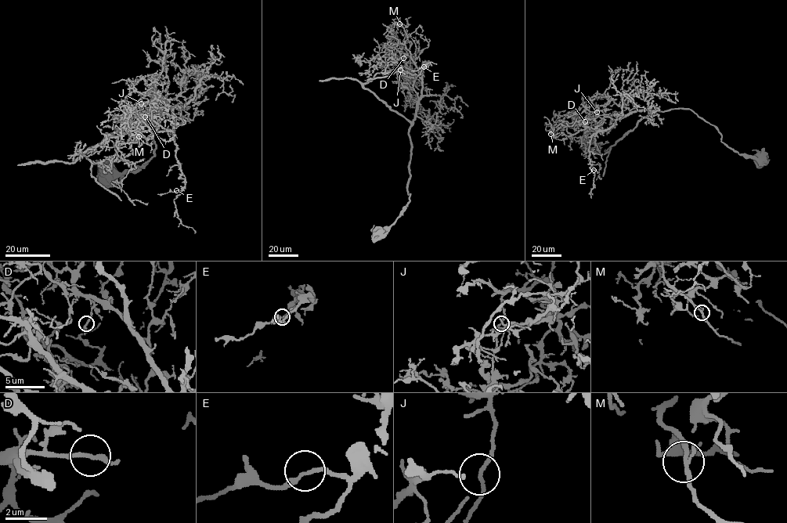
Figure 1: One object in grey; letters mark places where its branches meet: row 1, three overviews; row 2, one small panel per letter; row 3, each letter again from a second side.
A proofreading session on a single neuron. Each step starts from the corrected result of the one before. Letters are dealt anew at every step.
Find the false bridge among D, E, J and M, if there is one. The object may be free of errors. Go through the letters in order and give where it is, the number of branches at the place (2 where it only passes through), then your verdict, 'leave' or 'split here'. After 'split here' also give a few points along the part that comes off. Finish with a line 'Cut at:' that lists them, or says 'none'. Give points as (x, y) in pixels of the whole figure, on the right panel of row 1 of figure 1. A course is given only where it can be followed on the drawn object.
D: at (585, 121); 2 branches meet; leave
E: at (593, 170); 2 branches meet; leave
J: at (597, 112); 2 branches meet; split here; foreign part runs (597, 112), (597, 106), (584, 105), (557, 122), (549, 131), (551, 136), (564, 139), (564, 145)
M: at (550, 134); 2 branches meet; leave
Cut at: J

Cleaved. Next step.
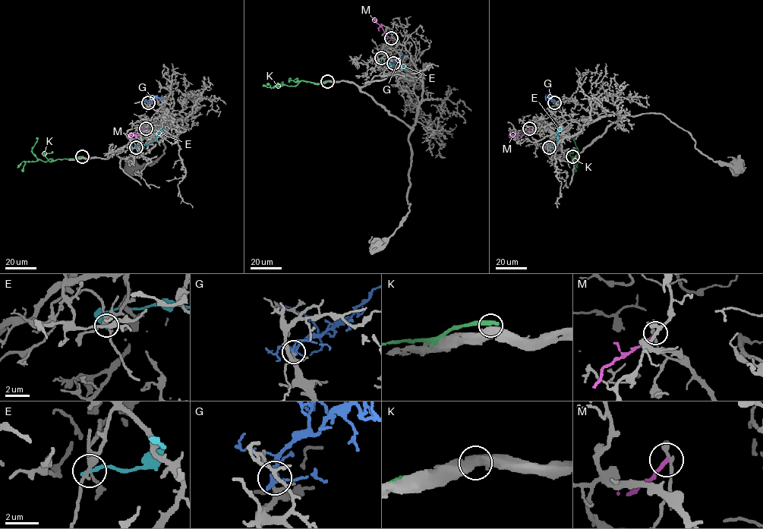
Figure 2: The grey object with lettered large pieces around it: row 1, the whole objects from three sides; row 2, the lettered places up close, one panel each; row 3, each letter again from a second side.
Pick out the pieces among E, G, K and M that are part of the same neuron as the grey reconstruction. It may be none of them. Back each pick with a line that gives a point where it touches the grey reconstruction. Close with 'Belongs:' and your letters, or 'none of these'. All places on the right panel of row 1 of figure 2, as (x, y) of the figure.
Belongs: none of these

